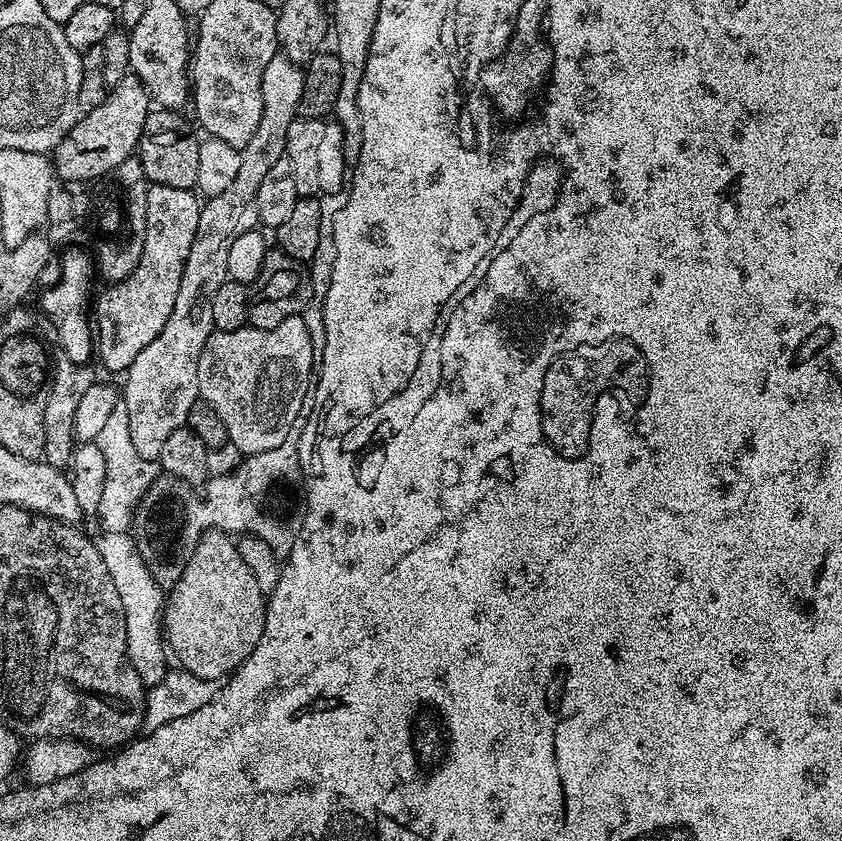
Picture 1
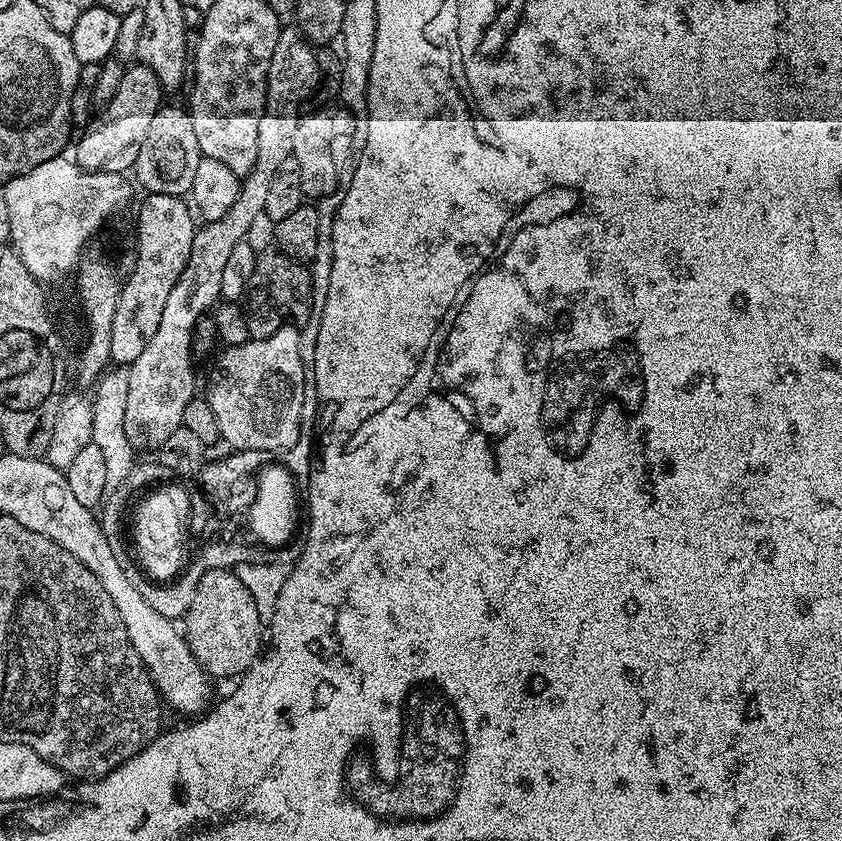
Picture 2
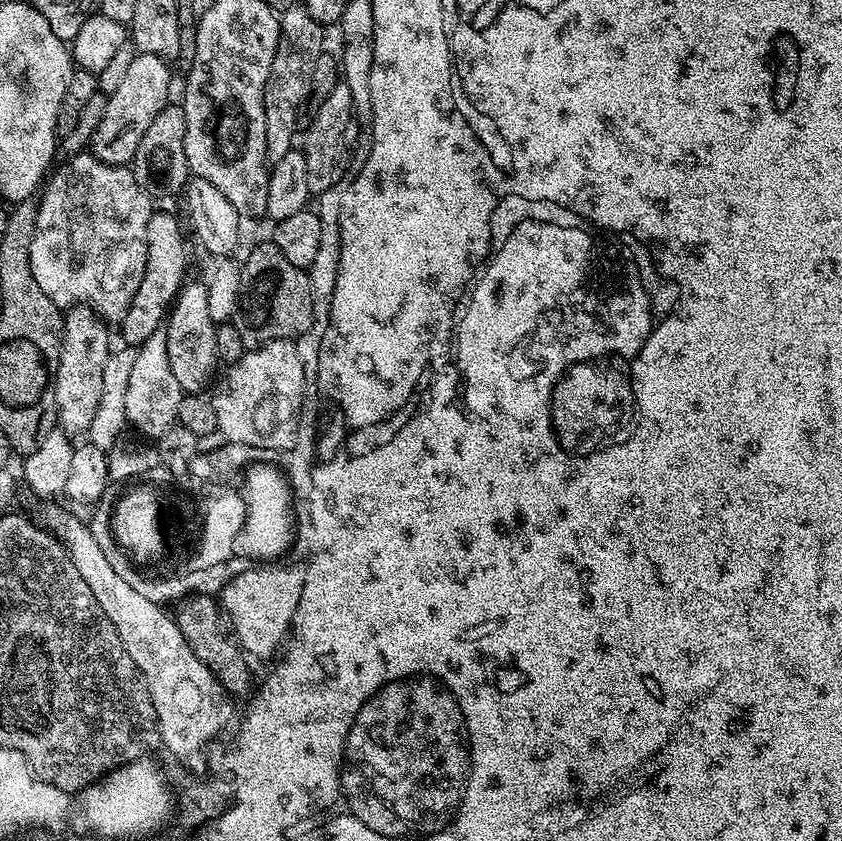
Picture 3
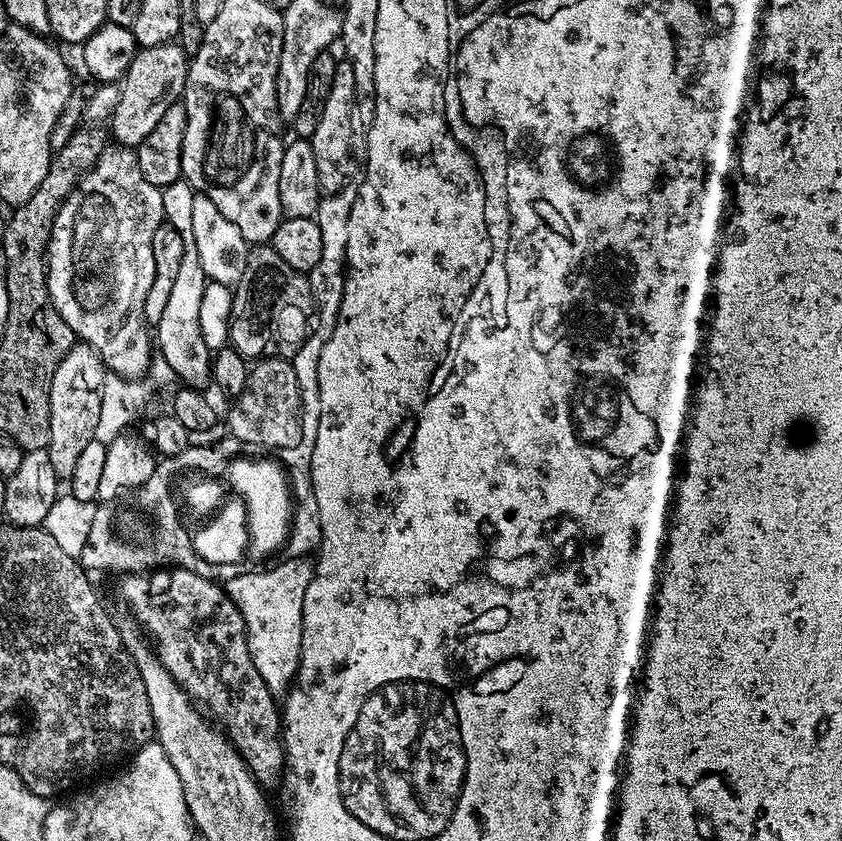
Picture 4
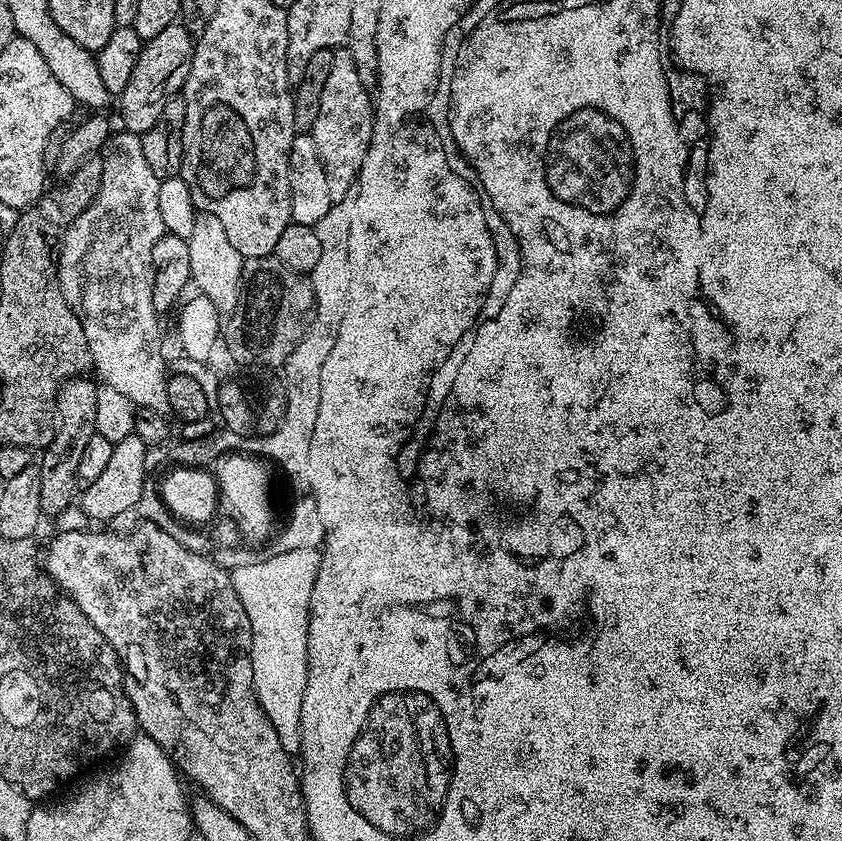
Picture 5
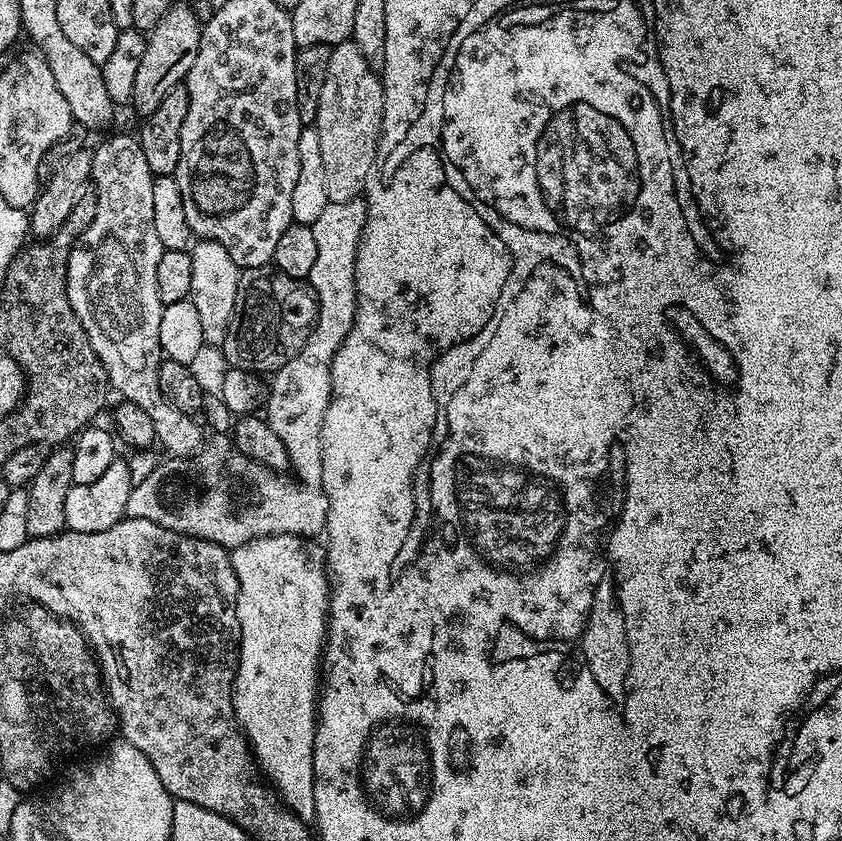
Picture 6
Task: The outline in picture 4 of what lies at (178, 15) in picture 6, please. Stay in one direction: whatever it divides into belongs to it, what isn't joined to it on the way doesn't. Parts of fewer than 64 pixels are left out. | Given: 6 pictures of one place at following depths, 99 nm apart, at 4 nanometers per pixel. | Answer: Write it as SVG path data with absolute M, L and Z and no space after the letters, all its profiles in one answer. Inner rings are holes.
M180 42L140 48L137 51L134 62L130 62L120 84L122 99L118 101L118 110L114 110L110 121L110 136L117 145L135 150L142 138L154 130L168 107L183 97L189 63L189 53L184 53Z

